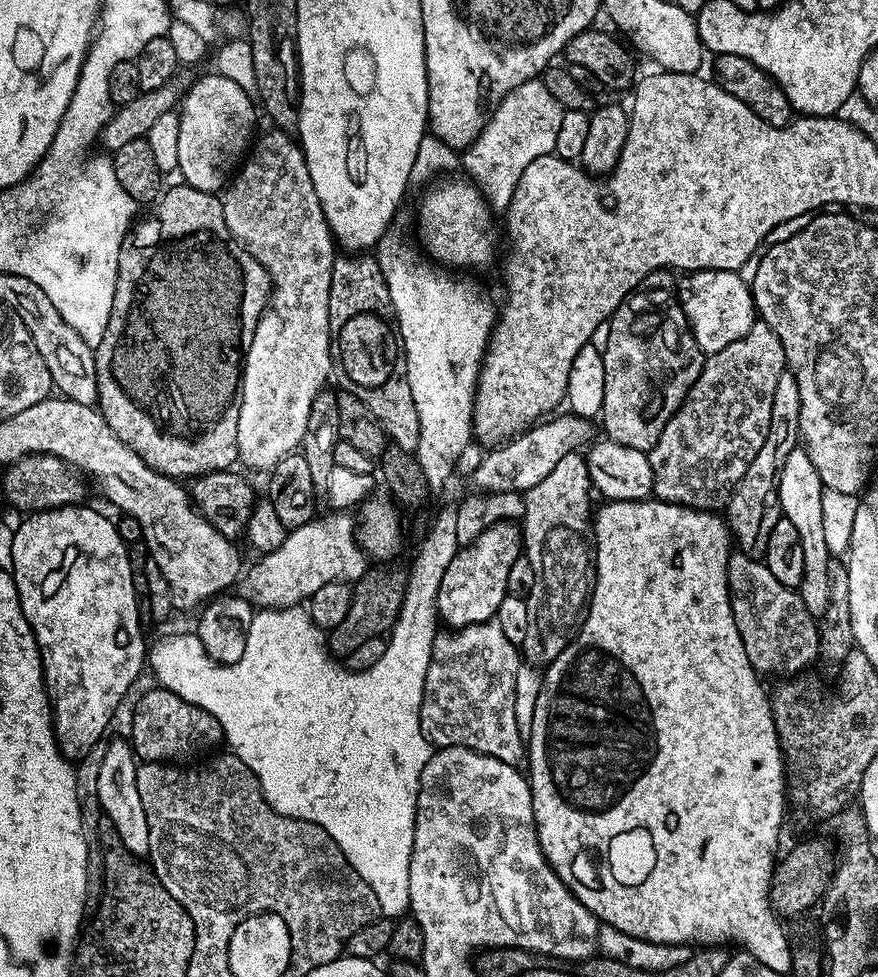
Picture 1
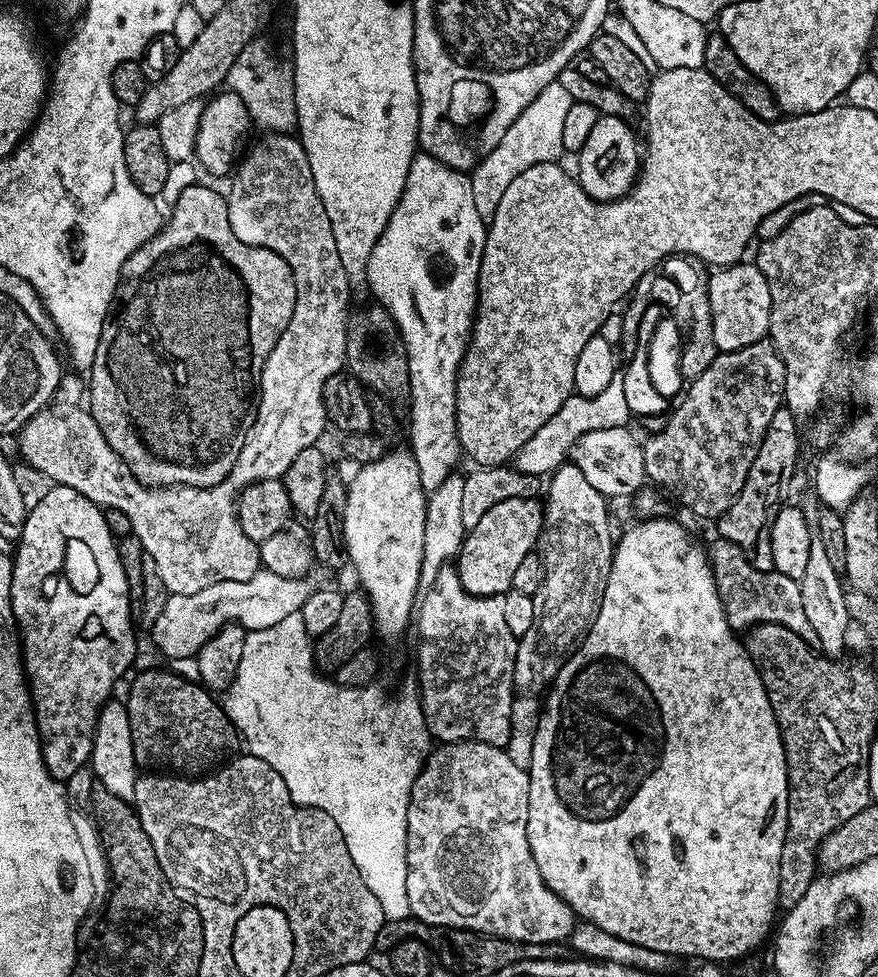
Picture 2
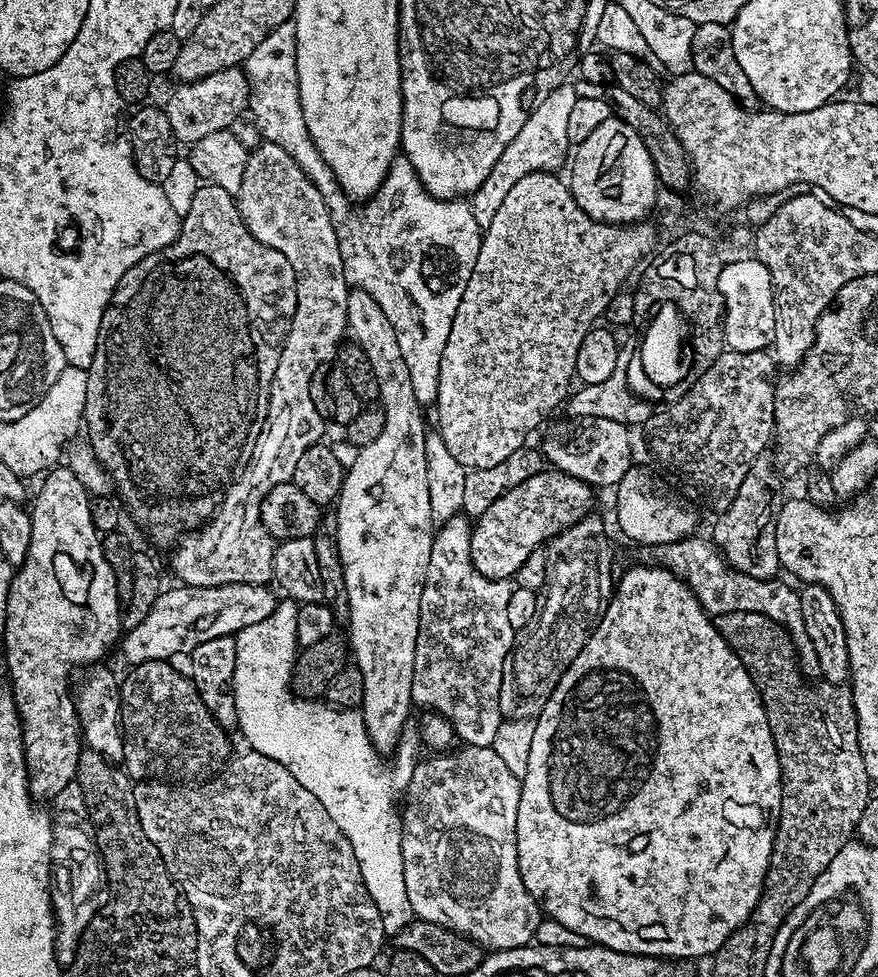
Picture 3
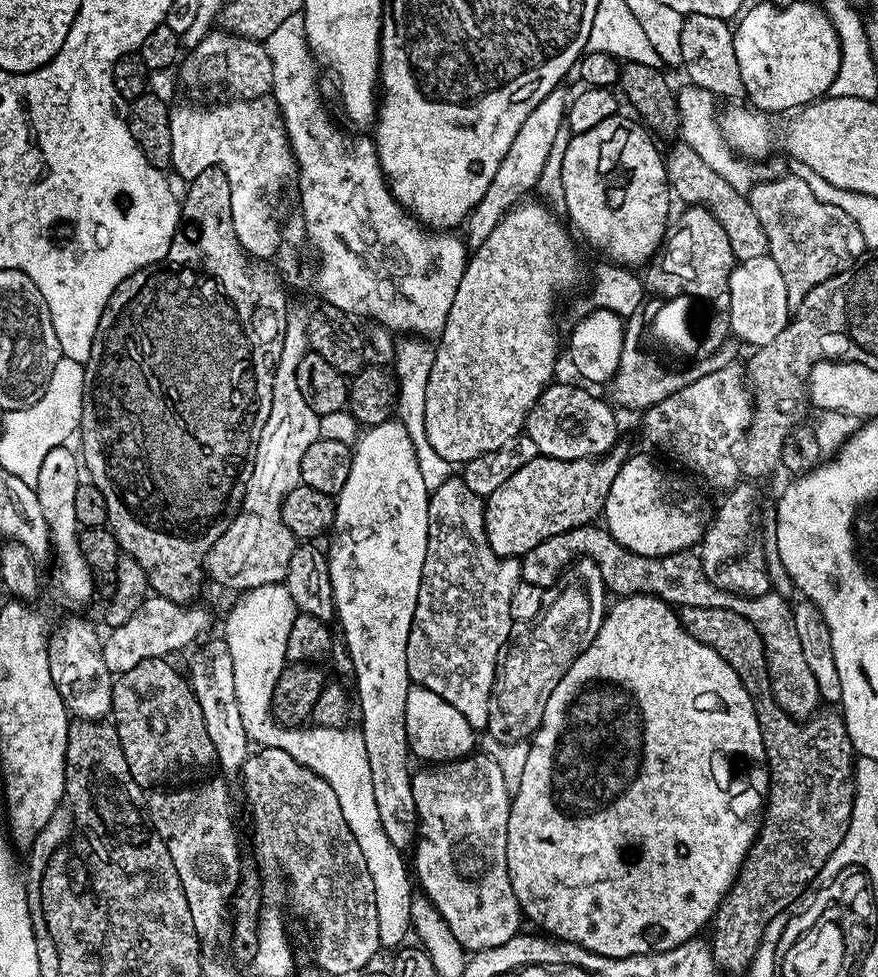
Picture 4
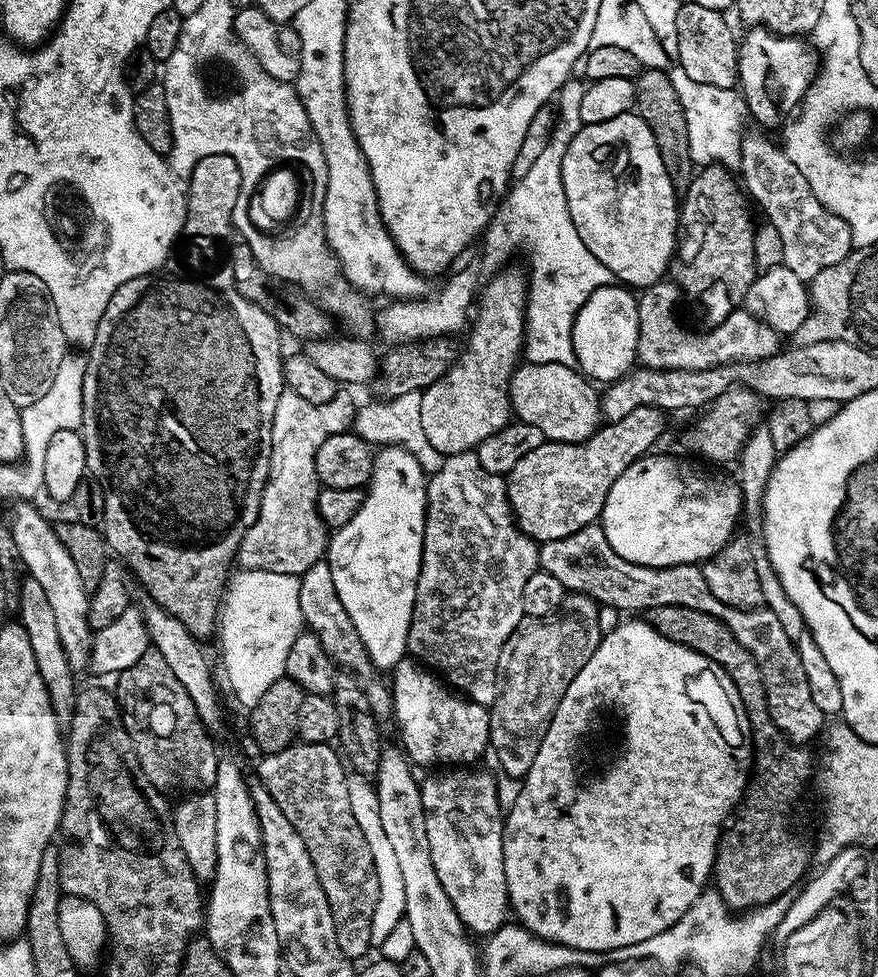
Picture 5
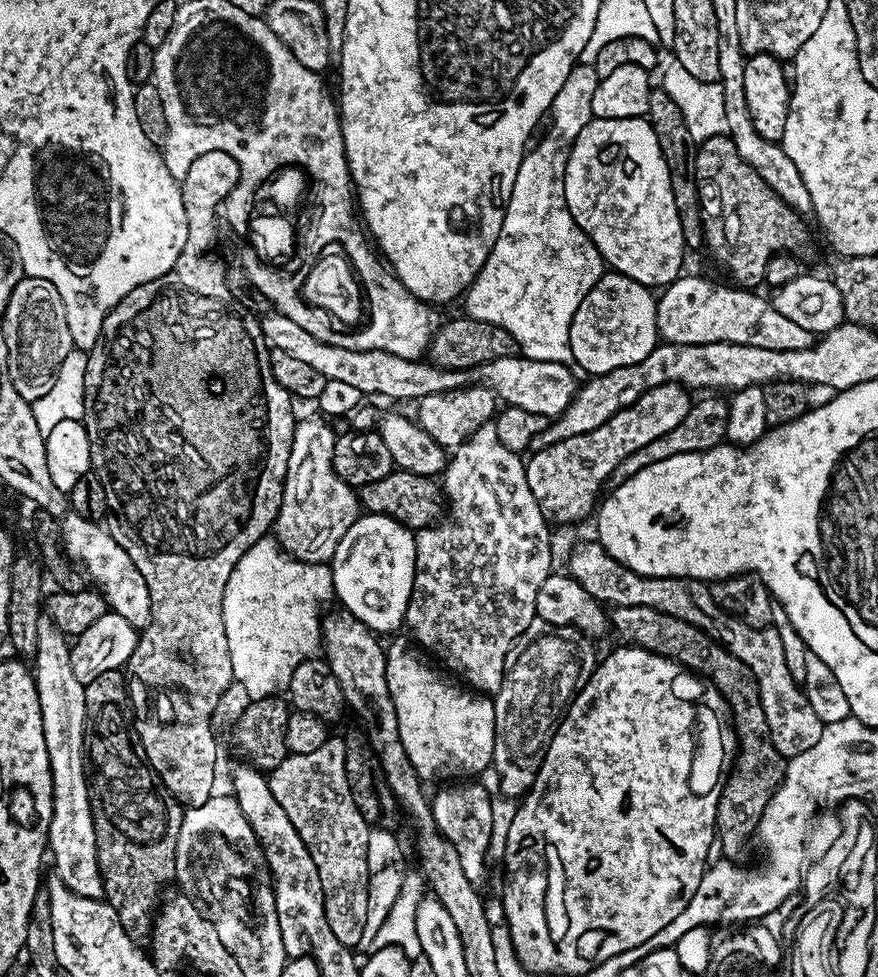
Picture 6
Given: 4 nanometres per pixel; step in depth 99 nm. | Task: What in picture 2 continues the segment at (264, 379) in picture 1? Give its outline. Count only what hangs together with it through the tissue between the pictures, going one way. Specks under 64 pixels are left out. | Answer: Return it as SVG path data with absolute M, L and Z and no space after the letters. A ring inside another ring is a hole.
M264 134L261 137L252 149L247 149L248 157L246 152L231 177L232 189L227 189L226 192L230 230L234 230L234 234L242 242L255 248L274 250L288 263L296 283L296 301L294 314L286 330L278 338L274 350L270 350L260 371L258 399L254 404L255 419L249 423L248 431L244 433L244 445L238 454L234 473L234 480L240 486L247 486L254 480L283 477L290 462L294 462L294 458L298 458L304 448L313 447L317 443L316 439L323 434L324 428L326 429L324 384L345 367L344 351L350 315L350 289L346 270L342 270L338 246L334 246L334 230L330 226L330 218L326 218L326 206L322 206L322 198L316 193L304 147L292 134Z

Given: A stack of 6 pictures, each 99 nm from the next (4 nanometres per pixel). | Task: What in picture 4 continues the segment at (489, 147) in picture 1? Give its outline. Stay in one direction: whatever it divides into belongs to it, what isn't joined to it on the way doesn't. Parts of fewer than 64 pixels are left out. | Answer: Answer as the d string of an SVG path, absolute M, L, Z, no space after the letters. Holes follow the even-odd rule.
M565 87L555 88L531 111L530 117L526 118L519 130L518 135L511 143L510 150L502 160L498 168L494 181L483 195L482 202L472 211L466 221L468 236L466 242L469 247L479 248L484 245L487 238L493 234L498 223L506 213L518 204L531 189L532 191L539 185L542 170L546 166L546 159L553 150L554 142L557 141L558 134L563 131L567 106L570 102L569 93L566 94Z

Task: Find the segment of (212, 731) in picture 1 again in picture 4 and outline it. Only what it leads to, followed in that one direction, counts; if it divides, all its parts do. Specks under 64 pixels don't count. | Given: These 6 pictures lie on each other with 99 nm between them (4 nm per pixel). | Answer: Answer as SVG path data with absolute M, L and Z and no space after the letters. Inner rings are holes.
M164 658L143 660L131 670L119 673L112 681L110 716L122 742L122 752L126 754L130 774L134 774L134 782L138 782L145 790L199 781L209 775L208 767L217 763L214 742L210 742L210 734L206 734L206 722L202 722L202 710L198 706L198 698L192 692L191 683L185 677L183 680L168 662Z

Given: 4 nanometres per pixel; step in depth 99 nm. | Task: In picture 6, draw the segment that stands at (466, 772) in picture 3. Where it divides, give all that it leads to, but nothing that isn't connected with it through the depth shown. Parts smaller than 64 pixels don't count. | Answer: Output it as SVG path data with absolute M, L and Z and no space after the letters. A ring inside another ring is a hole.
M460 782L441 788L444 789L430 800L436 829L448 839L458 854L462 874L466 874L472 885L479 885L479 880L484 876L484 866L489 863L487 847L490 846L491 796L478 782Z

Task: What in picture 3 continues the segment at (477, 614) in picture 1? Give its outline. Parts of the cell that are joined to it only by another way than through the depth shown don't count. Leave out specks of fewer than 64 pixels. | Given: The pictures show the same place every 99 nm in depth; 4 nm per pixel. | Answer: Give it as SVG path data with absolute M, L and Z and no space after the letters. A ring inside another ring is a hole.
M545 470L526 478L522 486L514 486L490 506L472 524L472 561L480 574L491 580L515 577L530 554L545 542L560 535L574 522L589 515L592 508L593 485L565 472Z

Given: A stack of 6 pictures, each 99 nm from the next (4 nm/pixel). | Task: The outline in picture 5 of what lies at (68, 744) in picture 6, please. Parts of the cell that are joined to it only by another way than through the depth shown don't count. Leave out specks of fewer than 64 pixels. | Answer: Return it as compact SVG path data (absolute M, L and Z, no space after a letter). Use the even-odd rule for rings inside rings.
M24 578L20 582L20 609L18 611L19 627L26 630L26 638L30 638L30 647L34 650L34 658L38 661L38 672L42 674L42 682L46 682L52 709L61 722L71 721L72 711L76 705L78 685L74 673L62 650L62 638L58 638L58 622L54 619L54 610L42 591L42 585L31 578Z

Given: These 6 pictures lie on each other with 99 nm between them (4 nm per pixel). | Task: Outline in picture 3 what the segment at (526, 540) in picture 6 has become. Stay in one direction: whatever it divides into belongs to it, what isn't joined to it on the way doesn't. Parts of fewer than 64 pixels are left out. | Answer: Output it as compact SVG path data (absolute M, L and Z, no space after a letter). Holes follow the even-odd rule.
M461 514L450 518L435 529L430 550L430 566L426 570L426 582L420 603L418 642L414 650L414 678L412 702L424 710L444 716L452 723L452 729L465 745L474 748L491 748L498 734L500 691L502 674L508 653L512 650L514 629L506 618L506 606L510 606L510 594L514 584L511 579L491 580L478 572L472 561L472 524Z

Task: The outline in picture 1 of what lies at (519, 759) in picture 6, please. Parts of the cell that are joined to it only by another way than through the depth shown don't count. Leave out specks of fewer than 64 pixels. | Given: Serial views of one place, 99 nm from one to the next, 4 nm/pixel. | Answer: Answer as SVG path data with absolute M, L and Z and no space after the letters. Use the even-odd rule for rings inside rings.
M579 451L566 454L566 458L562 458L562 462L558 462L558 466L554 466L554 470L550 470L550 474L538 482L538 486L523 493L522 544L528 561L534 566L536 581L534 590L526 597L532 621L530 630L526 630L522 652L527 659L528 656L532 659L529 661L533 665L547 666L563 652L572 640L574 629L590 599L594 583L594 524L590 519L594 512L592 496L594 489L588 473L588 462Z

